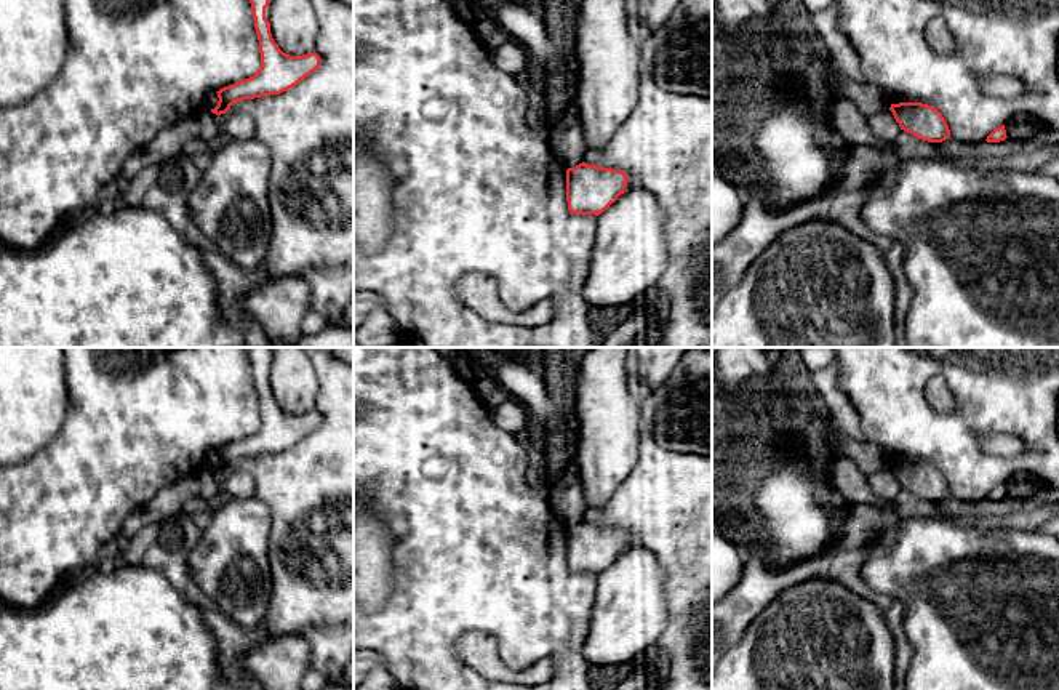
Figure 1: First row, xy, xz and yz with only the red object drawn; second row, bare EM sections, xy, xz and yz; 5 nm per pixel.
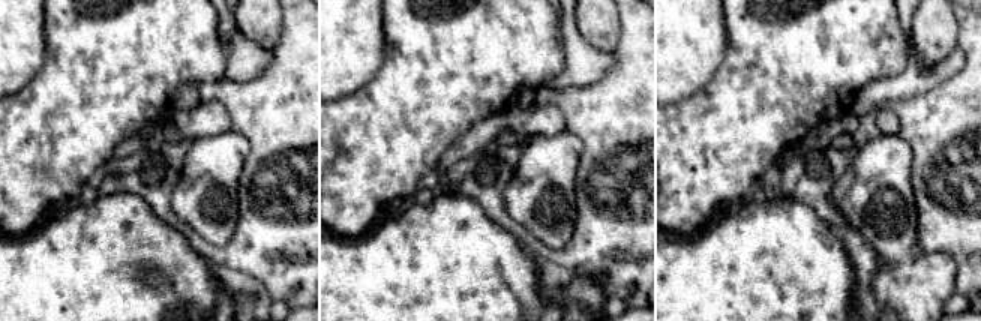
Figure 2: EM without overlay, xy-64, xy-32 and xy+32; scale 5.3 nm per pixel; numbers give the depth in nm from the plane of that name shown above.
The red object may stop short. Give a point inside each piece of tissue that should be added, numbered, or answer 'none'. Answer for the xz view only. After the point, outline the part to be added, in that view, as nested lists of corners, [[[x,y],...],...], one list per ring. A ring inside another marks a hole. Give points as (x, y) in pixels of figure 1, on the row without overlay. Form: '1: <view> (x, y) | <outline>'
none

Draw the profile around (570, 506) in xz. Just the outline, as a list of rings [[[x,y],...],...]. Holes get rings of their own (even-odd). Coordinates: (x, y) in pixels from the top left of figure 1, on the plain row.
[[[579,474],[571,479],[565,490],[557,495],[550,495],[549,503],[566,528],[582,522],[587,504]]]

